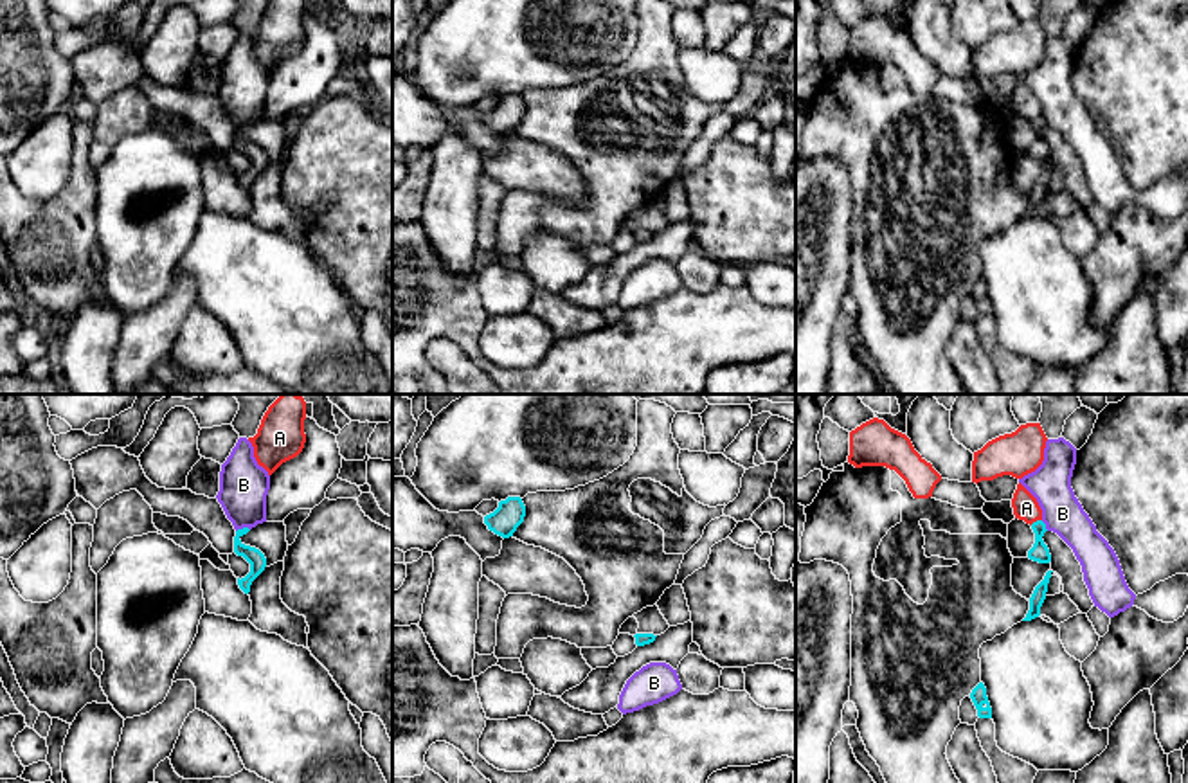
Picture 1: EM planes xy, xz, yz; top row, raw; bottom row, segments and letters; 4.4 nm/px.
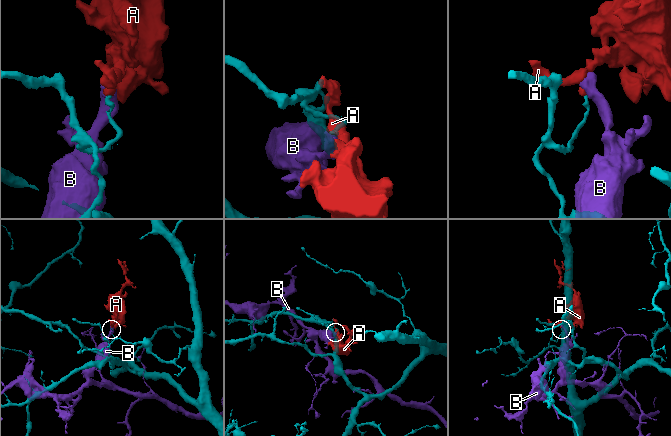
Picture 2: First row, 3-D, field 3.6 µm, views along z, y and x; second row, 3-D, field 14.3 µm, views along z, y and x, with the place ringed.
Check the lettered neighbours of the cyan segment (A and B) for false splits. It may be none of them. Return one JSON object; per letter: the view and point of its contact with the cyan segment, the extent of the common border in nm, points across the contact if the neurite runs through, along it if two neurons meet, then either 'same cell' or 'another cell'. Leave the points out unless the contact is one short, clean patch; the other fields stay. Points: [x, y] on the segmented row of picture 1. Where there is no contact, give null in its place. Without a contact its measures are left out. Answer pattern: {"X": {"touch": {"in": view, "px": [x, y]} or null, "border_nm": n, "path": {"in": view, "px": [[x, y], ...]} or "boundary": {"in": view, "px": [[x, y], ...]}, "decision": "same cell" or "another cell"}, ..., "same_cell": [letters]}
{"A": {"touch": {"in": "yz", "px": [1037, 521]}, "border_nm": 60, "boundary": {"in": "yz", "px": [[1041, 519], [1030, 524]]}, "decision": "another cell"}, "B": {"touch": {"in": "xy", "px": [243, 528]}, "border_nm": 70, "decision": "another cell"}, "same_cell": []}

